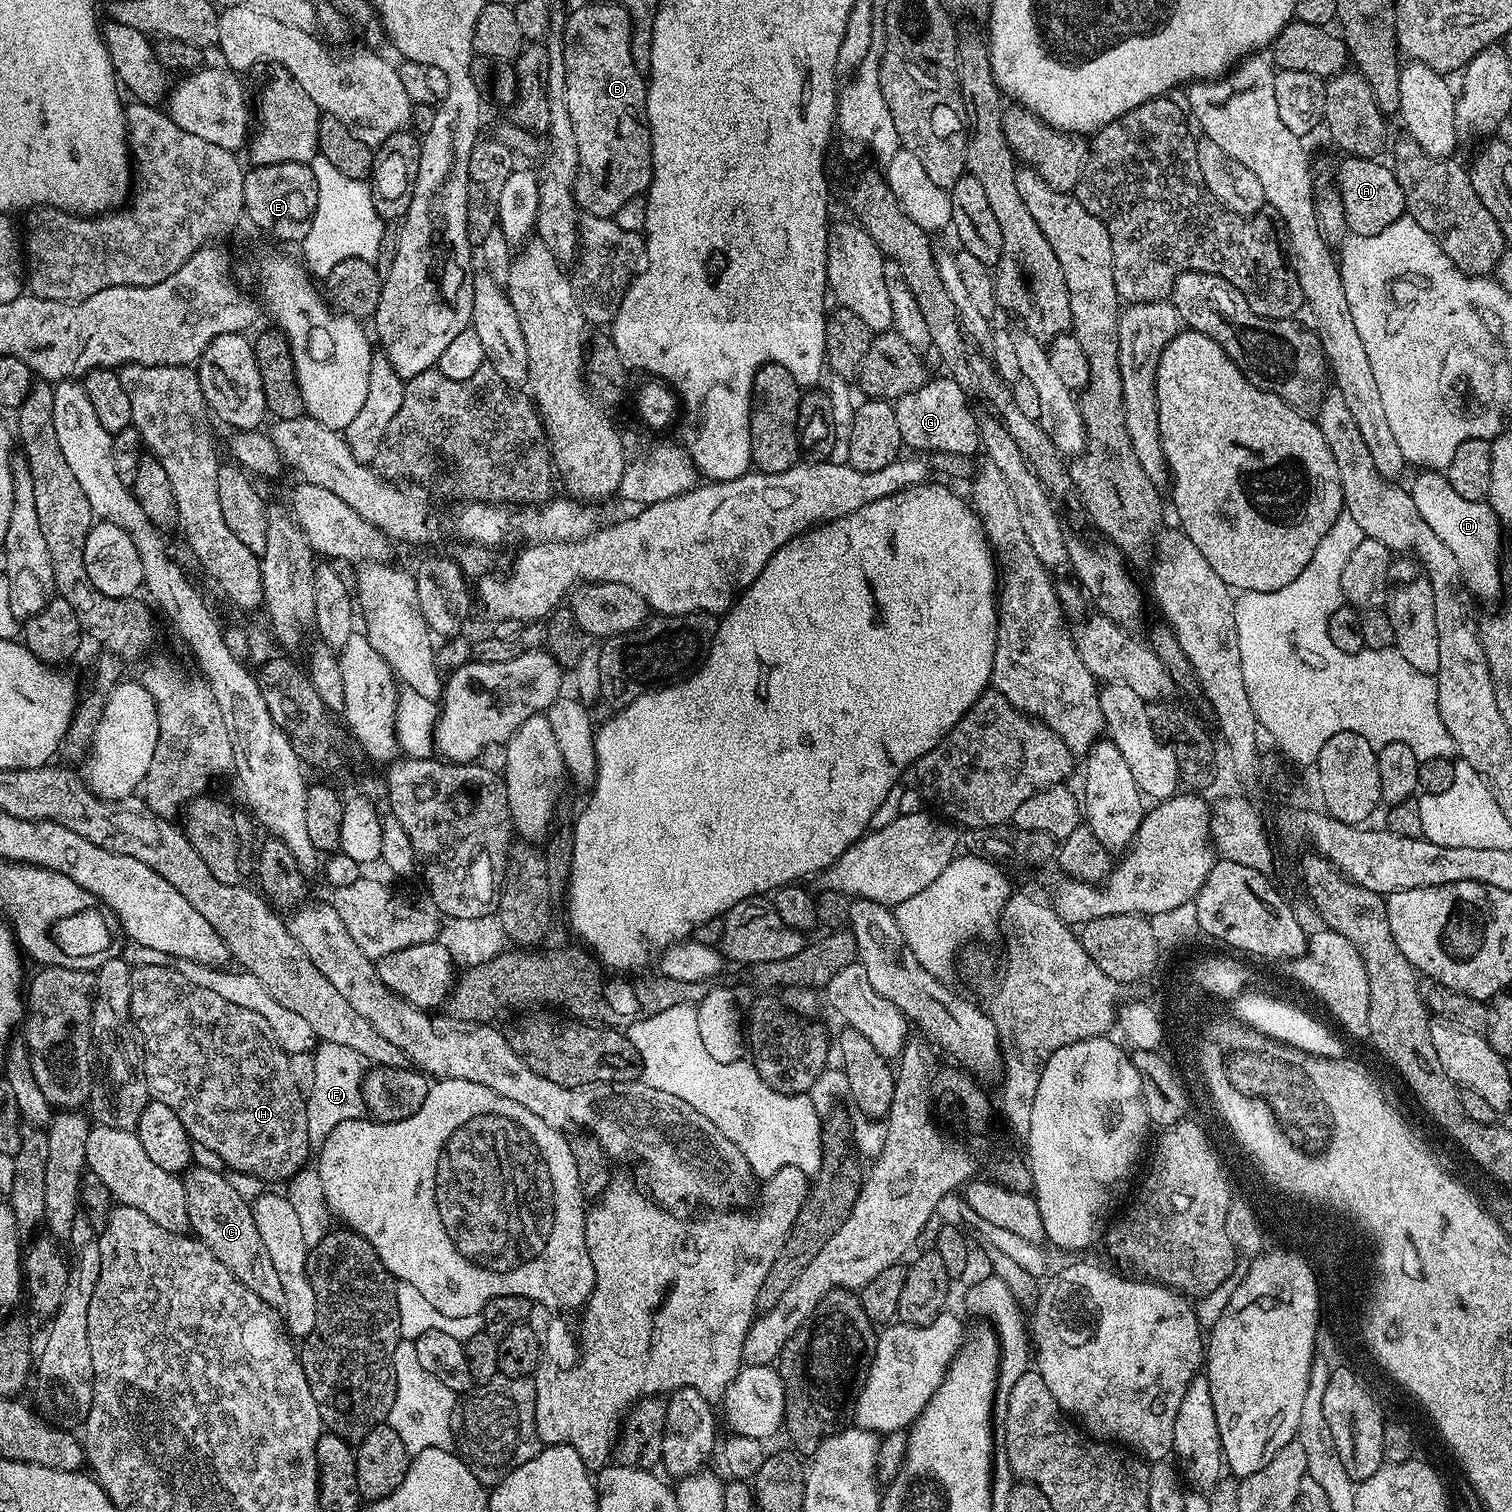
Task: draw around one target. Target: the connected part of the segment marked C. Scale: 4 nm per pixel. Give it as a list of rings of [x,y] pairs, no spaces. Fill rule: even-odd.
[[[189,1167],[182,1176],[191,1231],[203,1240],[214,1258],[218,1258],[218,1262],[222,1262],[222,1266],[229,1268],[234,1278],[246,1286],[246,1290],[254,1290],[254,1294],[274,1310],[283,1309],[286,1294],[282,1291],[278,1273],[274,1271],[274,1261],[262,1242],[262,1234],[258,1234],[252,1204],[231,1185],[227,1175],[223,1176],[212,1168],[196,1167]]]

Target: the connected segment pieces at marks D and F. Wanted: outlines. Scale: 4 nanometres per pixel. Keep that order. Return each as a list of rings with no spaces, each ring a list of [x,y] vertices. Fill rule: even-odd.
[[[1424,470],[1419,473],[1410,491],[1414,498],[1414,506],[1418,506],[1418,514],[1422,514],[1422,522],[1434,530],[1450,550],[1454,550],[1454,558],[1458,558],[1458,566],[1462,570],[1462,578],[1477,601],[1501,599],[1500,596],[1500,524],[1501,517],[1484,500],[1467,500],[1450,486],[1447,475],[1436,470]]]
[[[321,1041],[313,1051],[314,1083],[306,1096],[307,1138],[311,1145],[320,1146],[326,1137],[344,1121],[359,1120],[367,1111],[363,1083],[370,1067],[366,1057],[350,1046]]]

